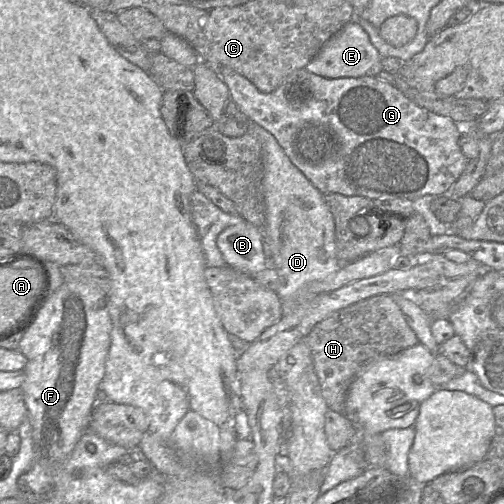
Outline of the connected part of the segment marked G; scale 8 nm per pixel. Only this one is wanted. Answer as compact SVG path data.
M306 68L294 71L271 93L260 92L246 77L231 70L217 69L227 85L230 99L235 102L250 122L256 123L271 133L284 150L290 161L306 176L306 178L323 194L341 194L344 196L362 196L369 199L409 199L431 195L446 195L458 180L467 165L467 159L460 150L461 134L458 124L448 117L430 112L407 98L394 84L383 81L374 75L365 75L355 78L328 79L315 75Z

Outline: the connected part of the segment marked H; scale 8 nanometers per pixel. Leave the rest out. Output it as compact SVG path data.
M387 294L360 300L334 312L317 323L303 340L311 351L328 409L341 413L344 413L348 389L365 362L398 354L419 343L392 295Z

